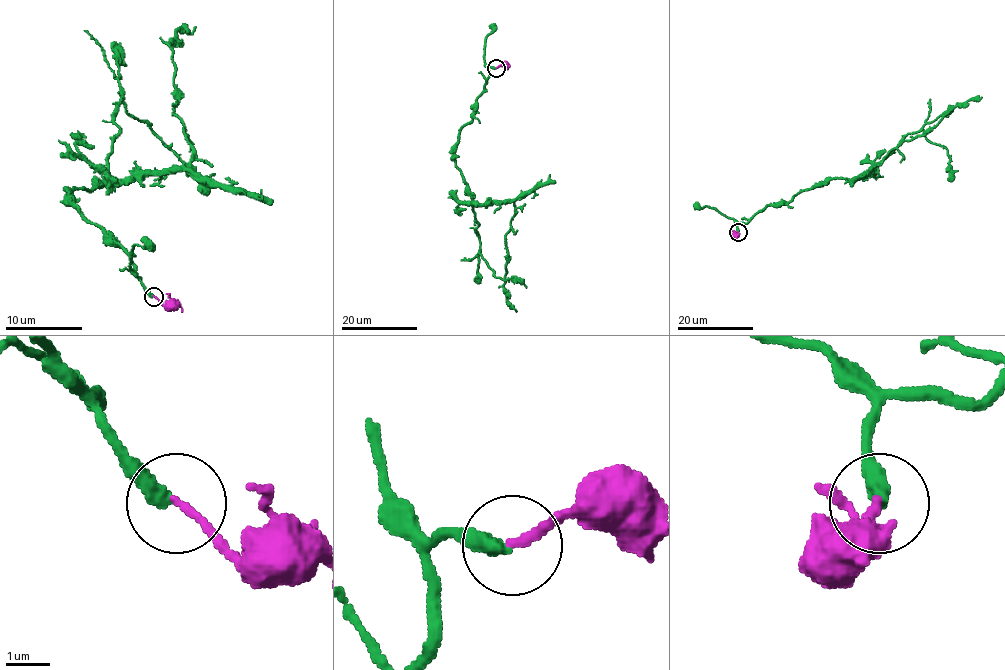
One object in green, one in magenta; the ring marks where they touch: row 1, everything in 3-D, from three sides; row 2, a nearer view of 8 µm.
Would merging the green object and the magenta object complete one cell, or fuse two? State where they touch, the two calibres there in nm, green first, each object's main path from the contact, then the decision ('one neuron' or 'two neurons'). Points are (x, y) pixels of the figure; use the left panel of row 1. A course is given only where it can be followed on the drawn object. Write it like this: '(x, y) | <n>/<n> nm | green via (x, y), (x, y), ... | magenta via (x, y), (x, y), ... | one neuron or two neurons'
(154, 296) | 360/200 nm | green via (152, 296), (131, 258), (72, 204), (72, 191), (190, 164), (192, 145), (173, 113), (169, 44), (196, 27) | magenta via (154, 296), (164, 305), (179, 307), (183, 311) | one neuron

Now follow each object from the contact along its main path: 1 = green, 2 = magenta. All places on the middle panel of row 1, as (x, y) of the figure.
1: (495, 68), (488, 68), (474, 117), (461, 129), (455, 162), (475, 202), (514, 204), (503, 292), (517, 311)
2: (496, 68), (510, 67)

